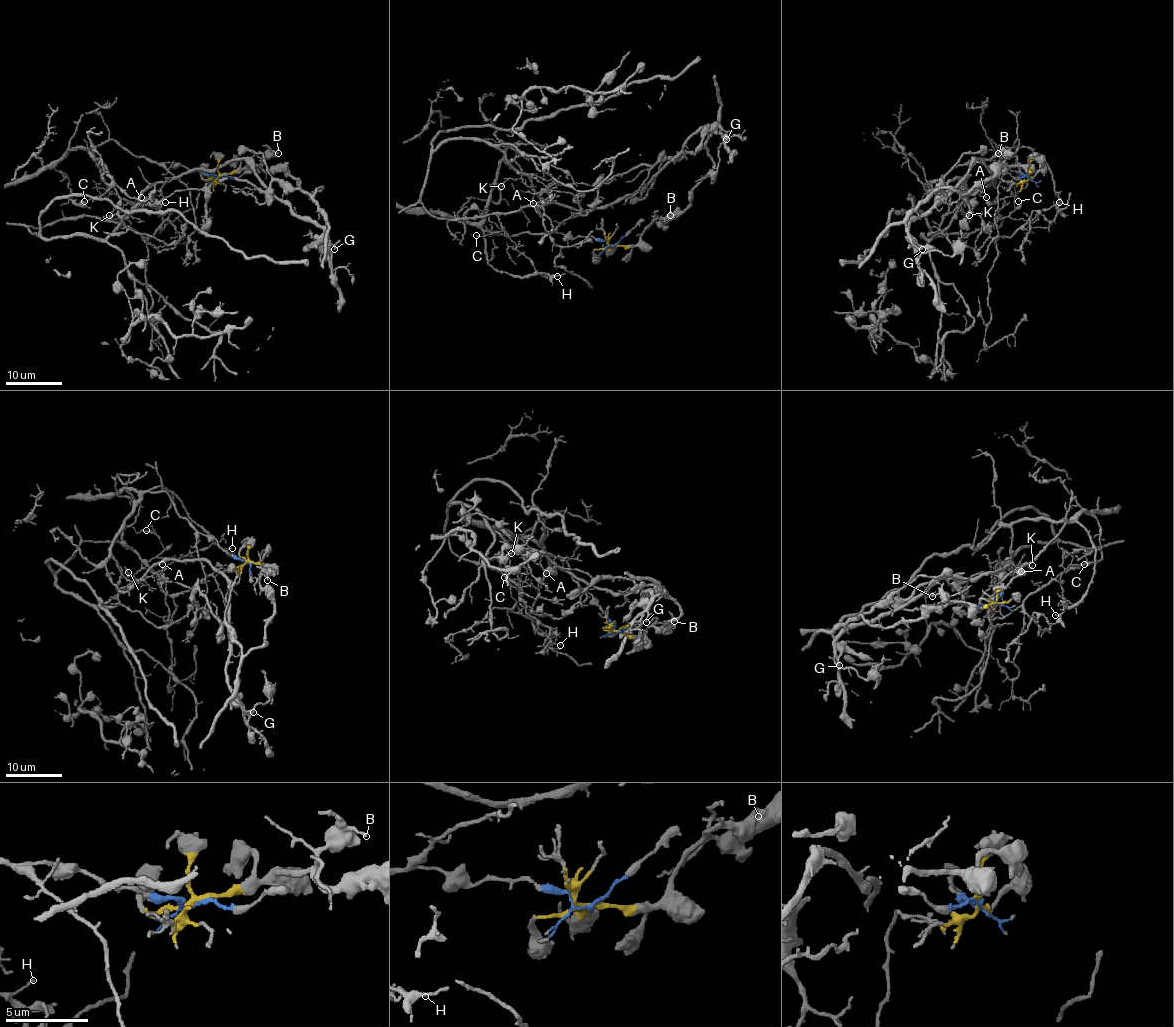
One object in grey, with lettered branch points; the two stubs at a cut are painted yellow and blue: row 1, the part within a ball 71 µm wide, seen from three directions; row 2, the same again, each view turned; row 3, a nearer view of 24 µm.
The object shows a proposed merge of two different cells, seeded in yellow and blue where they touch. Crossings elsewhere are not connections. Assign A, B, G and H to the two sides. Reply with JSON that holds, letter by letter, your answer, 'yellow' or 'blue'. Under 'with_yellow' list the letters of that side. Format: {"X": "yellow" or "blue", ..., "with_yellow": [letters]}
{"A": "yellow", "B": "yellow", "G": "yellow", "H": "blue", "with_yellow": ["A", "B", "G"]}

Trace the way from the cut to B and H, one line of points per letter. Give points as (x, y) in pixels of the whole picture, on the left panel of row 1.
B: (219, 176), (259, 165), (271, 151), (279, 154)
H: (219, 176), (134, 157), (113, 140), (93, 145), (93, 158), (113, 192), (141, 205), (161, 206), (165, 202)

